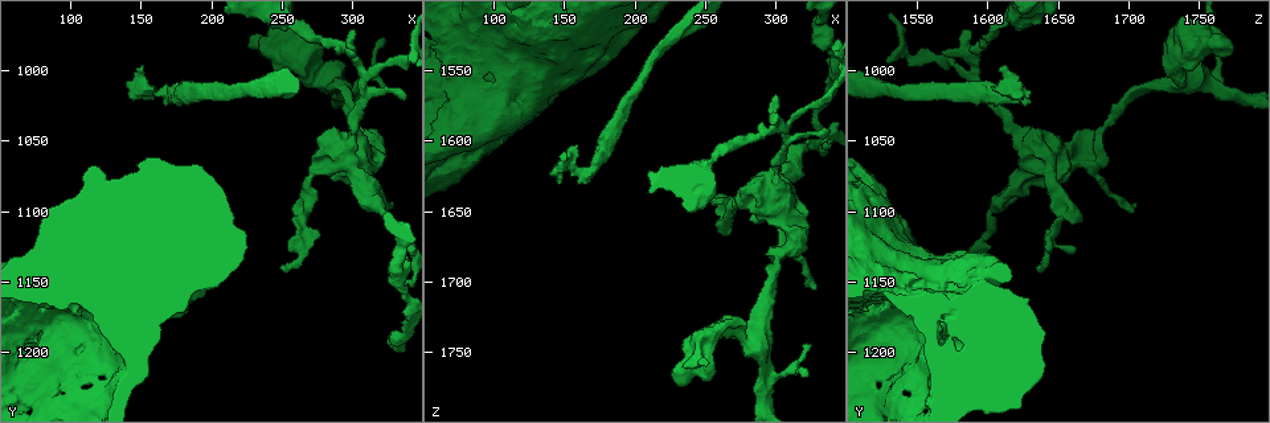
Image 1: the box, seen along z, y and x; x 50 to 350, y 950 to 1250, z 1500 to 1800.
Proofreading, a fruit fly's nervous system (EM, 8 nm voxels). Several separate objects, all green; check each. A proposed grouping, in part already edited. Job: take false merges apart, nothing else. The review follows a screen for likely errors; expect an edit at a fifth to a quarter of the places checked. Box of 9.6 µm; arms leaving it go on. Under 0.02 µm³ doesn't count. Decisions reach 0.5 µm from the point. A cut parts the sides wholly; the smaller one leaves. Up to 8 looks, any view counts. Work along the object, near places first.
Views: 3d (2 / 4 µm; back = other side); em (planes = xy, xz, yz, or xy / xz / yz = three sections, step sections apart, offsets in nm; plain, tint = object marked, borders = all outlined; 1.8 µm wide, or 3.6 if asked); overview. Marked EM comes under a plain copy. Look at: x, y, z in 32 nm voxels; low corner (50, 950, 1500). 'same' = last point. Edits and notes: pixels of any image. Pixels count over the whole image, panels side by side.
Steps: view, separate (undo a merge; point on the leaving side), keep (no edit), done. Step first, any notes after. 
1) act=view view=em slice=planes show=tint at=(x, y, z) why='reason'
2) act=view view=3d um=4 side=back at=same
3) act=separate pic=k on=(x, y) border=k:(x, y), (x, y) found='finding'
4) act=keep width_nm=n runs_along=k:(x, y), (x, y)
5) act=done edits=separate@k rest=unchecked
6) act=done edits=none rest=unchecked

act=view view=em slice=planes show=tint at=(160, 1016, 1620) why='abrupt turn'

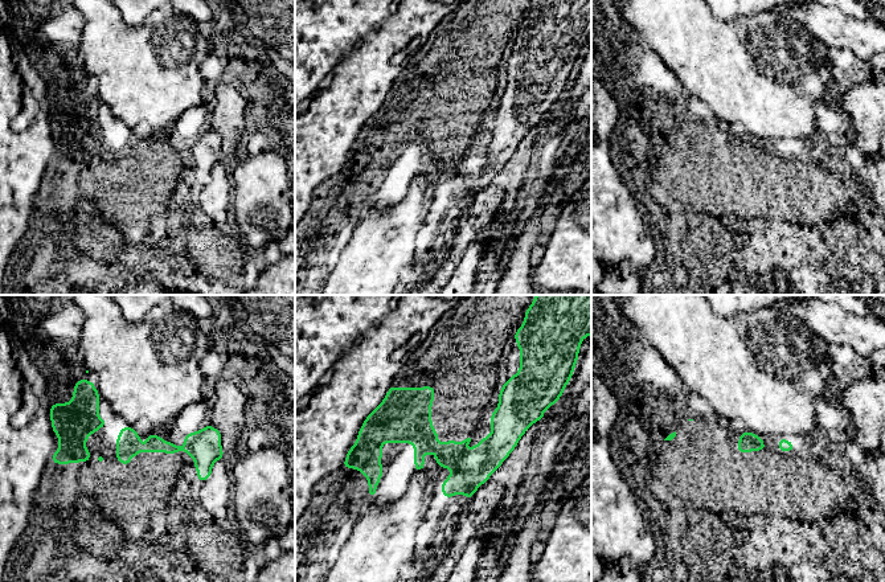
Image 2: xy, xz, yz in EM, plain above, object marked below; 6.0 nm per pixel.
act=keep runs_along=2:(521, 429), (487, 455), (364, 437) found='continuous, no second neuron'

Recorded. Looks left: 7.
act=view view=3d um=2 at=(246, 984, 1746) why='looks like a crossing'

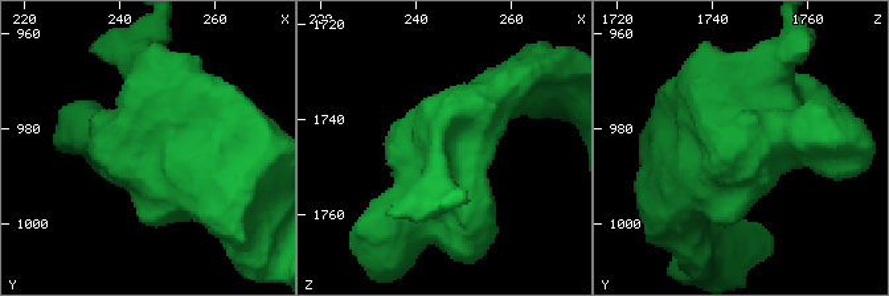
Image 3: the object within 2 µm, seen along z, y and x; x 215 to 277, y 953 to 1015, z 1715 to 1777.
act=view view=em slice=yz step=8 show=tint at=(244, 984, 1748) arms=4 why='now the EM'

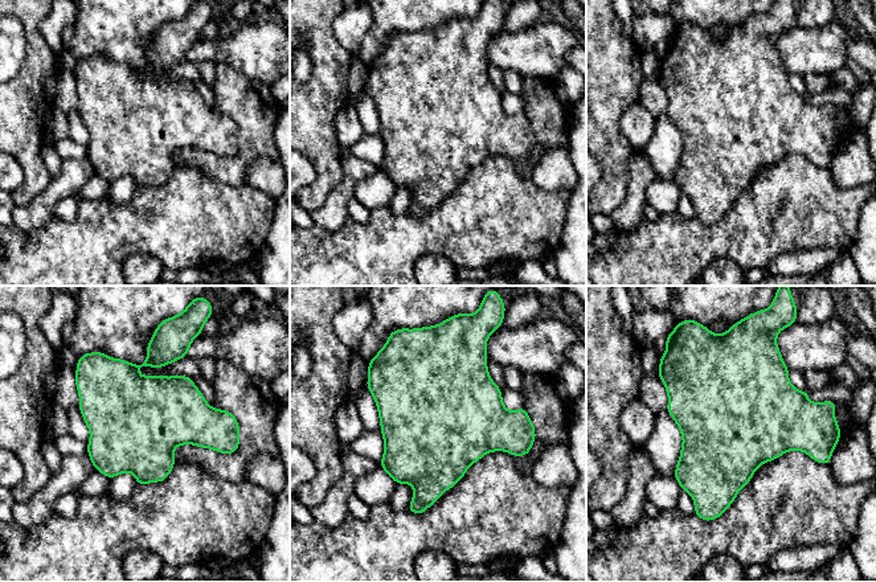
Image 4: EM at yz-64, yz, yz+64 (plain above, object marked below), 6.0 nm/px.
act=keep width_nm=600 found='one neuron here'

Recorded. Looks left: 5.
act=view view=3d um=4 at=(286, 1062, 1638) why='thick turns thin'

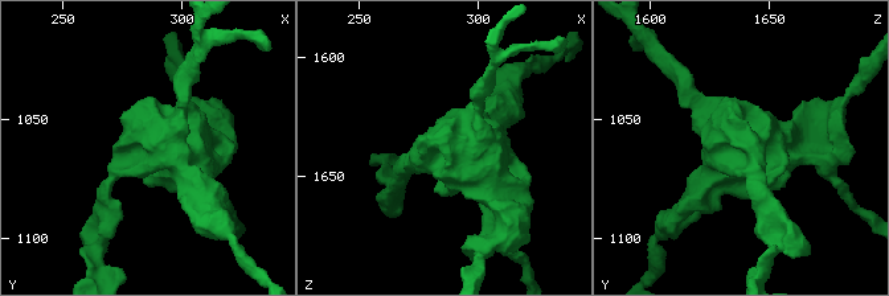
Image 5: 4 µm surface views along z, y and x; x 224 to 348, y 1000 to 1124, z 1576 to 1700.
act=view view=em um=3.6 slice=planes show=borders at=(287, 1060, 1638)

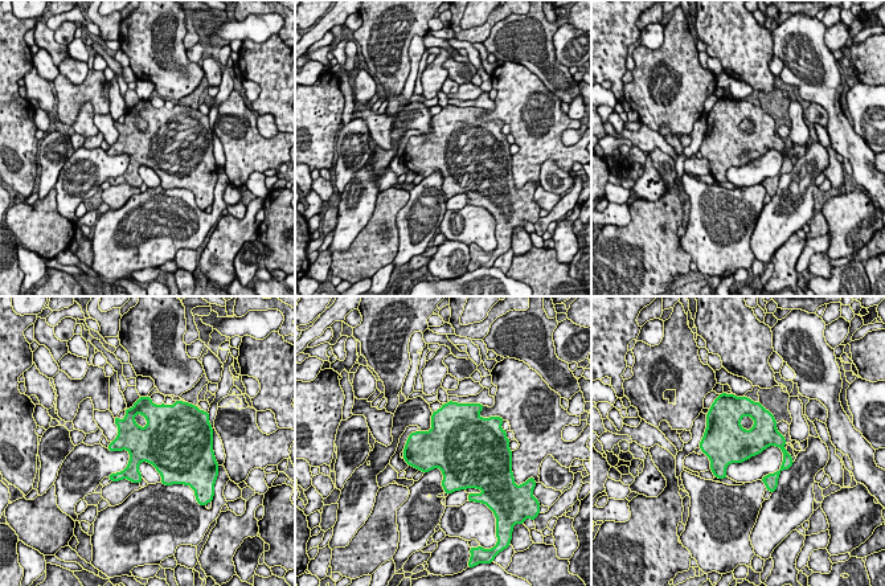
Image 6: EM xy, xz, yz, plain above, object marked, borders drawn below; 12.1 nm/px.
act=keep found='one neuron here'

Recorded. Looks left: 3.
act=done edits=none rest=unchecked

